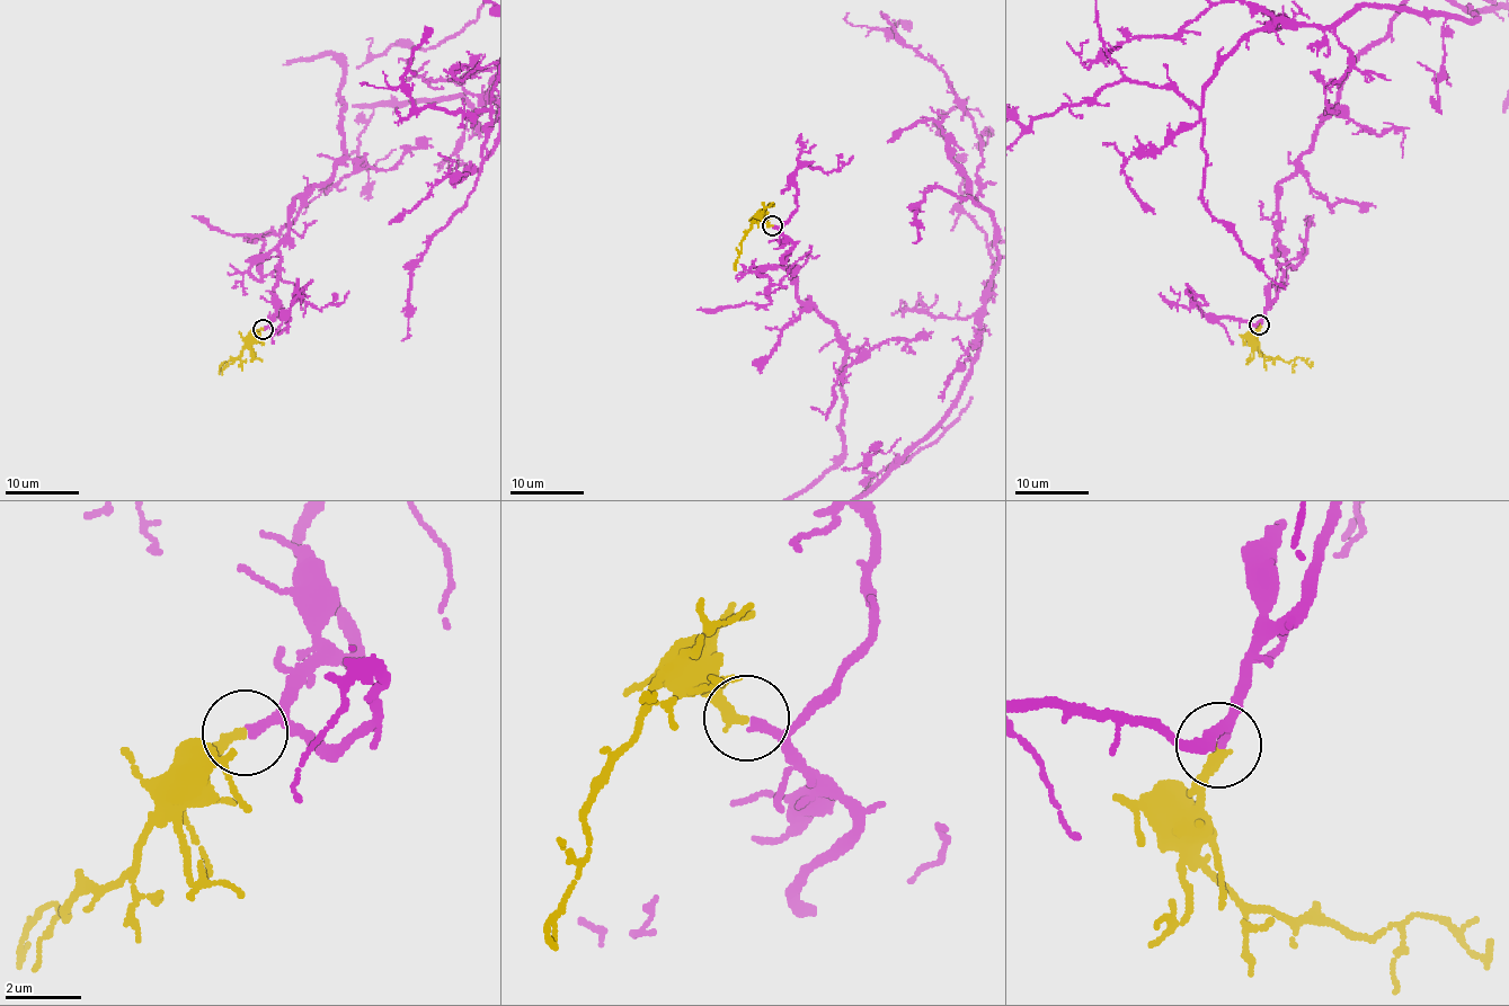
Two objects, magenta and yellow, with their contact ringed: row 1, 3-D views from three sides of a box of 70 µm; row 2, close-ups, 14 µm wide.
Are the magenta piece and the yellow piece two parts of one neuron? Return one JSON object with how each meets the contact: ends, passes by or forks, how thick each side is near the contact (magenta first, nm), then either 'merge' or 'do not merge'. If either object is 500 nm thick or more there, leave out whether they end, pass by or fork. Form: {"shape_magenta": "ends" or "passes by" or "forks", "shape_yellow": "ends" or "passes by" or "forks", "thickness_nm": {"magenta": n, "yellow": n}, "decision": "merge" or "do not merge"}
{"shape_magenta": "passes by", "shape_yellow": "ends", "thickness_nm": {"magenta": 190, "yellow": 280}, "decision": "merge"}

